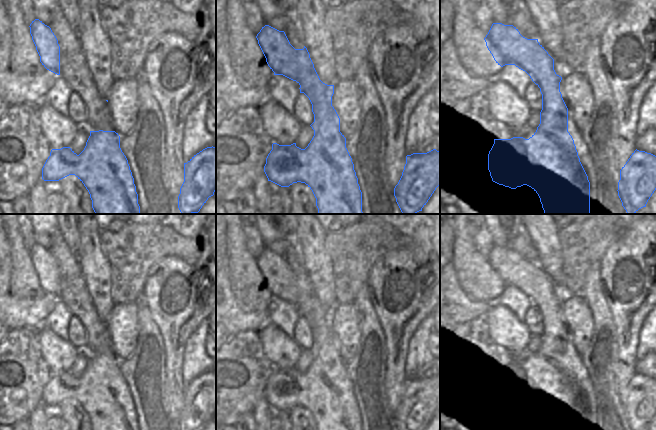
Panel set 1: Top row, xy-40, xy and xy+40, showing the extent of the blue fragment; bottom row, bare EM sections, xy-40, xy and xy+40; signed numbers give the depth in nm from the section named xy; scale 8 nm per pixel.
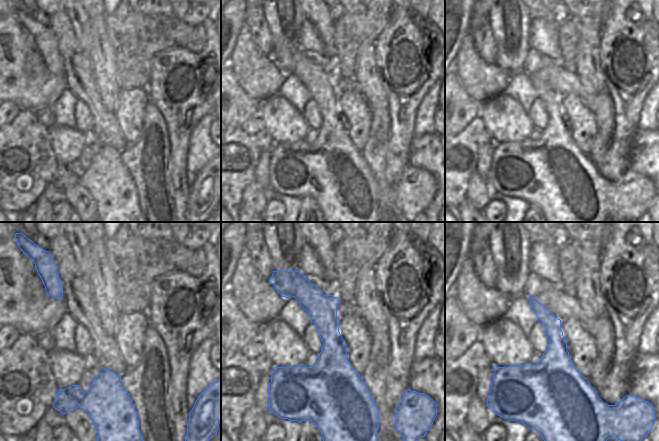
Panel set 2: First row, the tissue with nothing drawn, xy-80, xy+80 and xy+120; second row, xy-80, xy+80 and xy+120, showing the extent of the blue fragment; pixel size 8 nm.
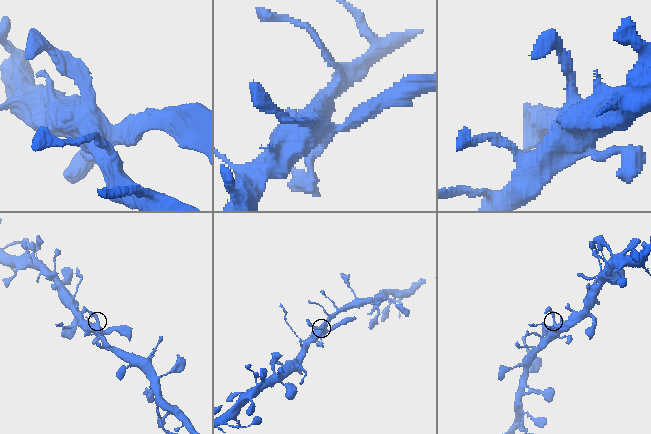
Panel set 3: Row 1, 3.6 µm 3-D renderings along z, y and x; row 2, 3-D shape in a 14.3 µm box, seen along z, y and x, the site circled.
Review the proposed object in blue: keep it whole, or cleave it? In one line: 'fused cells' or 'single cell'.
single cell

